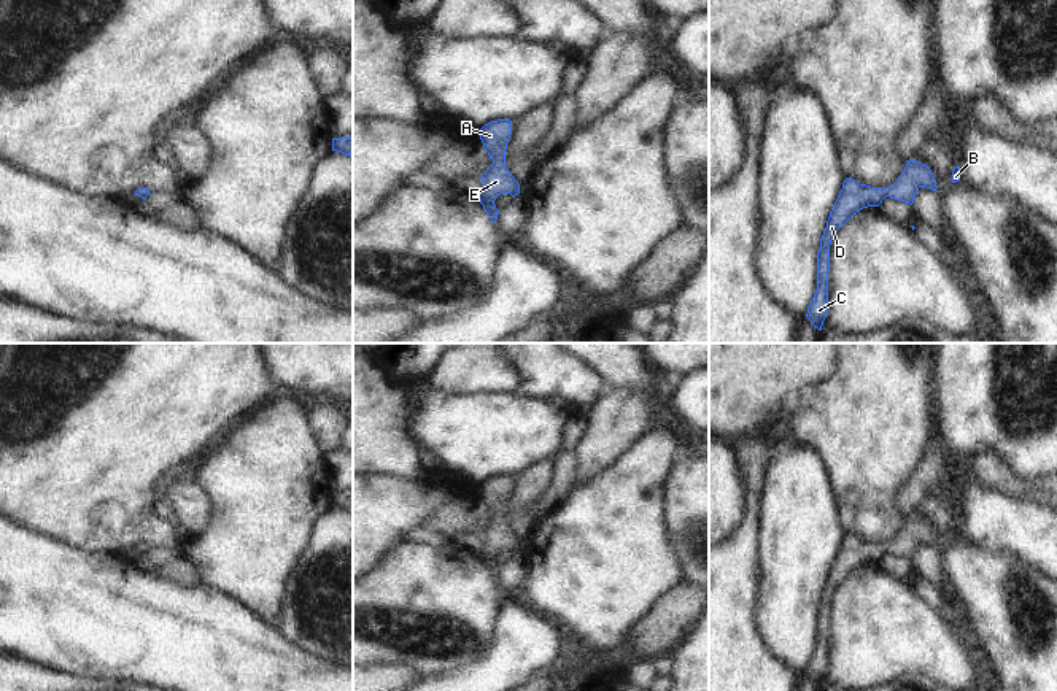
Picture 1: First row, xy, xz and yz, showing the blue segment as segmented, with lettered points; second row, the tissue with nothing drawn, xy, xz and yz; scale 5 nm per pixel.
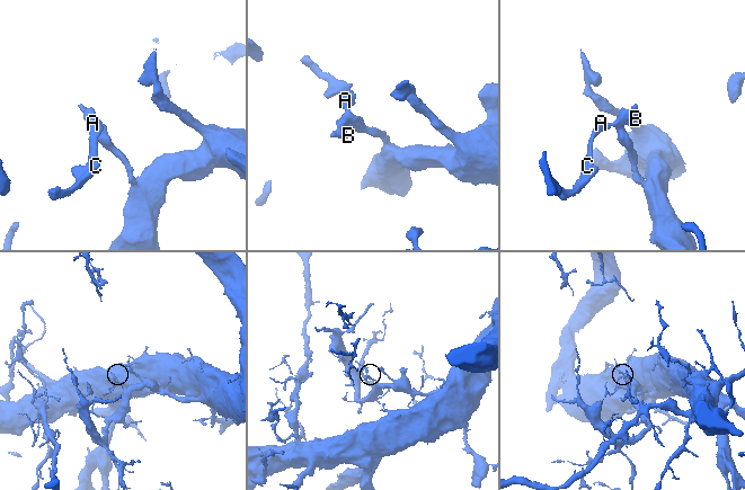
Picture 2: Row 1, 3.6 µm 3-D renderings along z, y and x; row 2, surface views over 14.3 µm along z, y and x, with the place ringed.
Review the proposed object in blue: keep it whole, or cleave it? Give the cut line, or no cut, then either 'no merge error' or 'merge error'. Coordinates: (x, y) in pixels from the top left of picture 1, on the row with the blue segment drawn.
no cut; no merge error

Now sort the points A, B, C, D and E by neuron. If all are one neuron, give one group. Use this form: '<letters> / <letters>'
A B C D E

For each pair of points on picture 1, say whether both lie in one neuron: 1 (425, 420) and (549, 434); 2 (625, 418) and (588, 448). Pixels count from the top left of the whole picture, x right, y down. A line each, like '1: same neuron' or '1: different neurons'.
1: same neuron
2: same neuron

